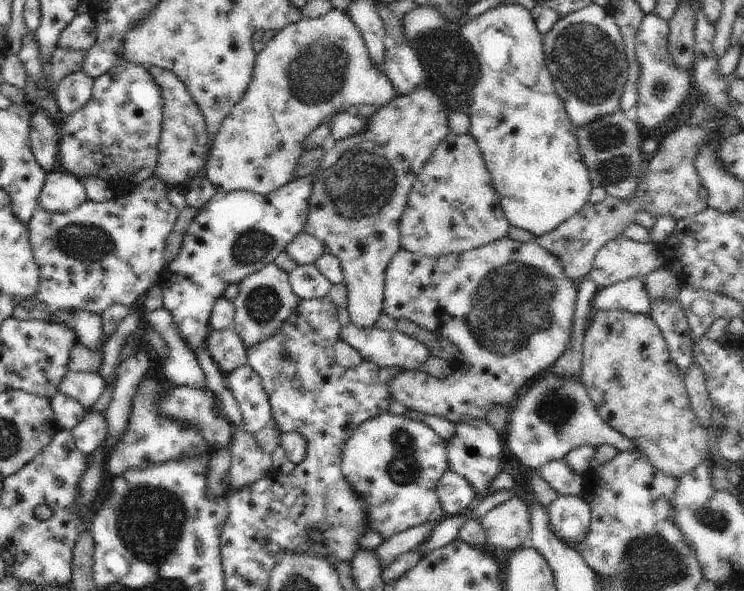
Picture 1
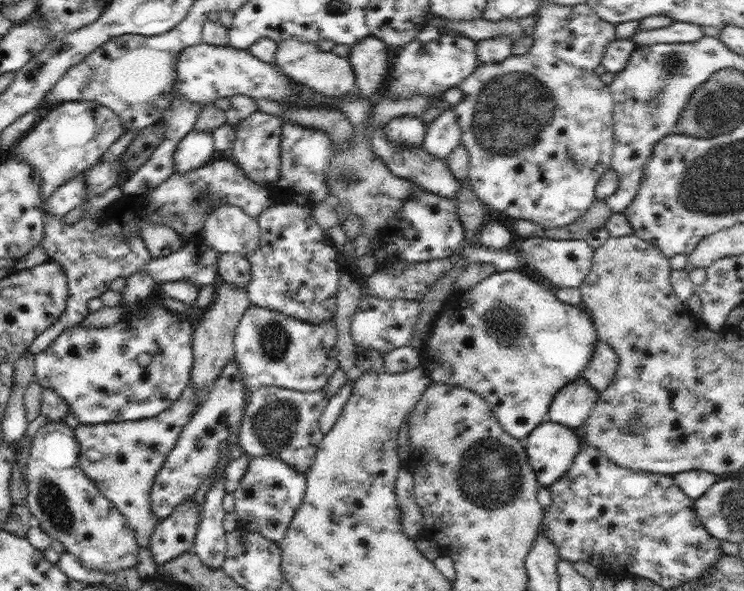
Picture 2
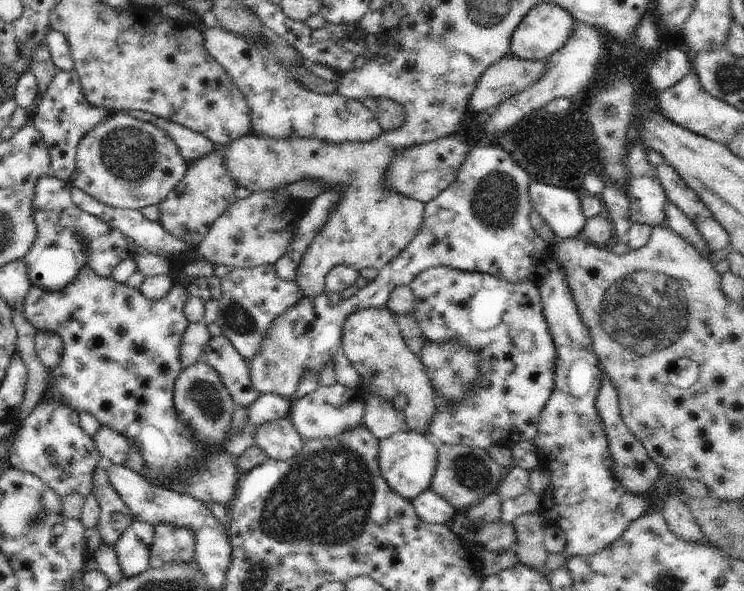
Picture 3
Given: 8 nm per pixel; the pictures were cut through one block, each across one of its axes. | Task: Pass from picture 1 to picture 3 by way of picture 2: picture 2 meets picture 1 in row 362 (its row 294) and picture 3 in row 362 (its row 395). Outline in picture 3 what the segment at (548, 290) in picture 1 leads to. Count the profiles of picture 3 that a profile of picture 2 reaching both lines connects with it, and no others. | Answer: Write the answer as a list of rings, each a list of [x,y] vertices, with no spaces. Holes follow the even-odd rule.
[[[435,266],[426,269],[409,282],[416,296],[414,316],[424,336],[432,342],[458,342],[480,358],[478,380],[470,386],[470,394],[462,398],[460,404],[438,404],[428,426],[429,437],[436,443],[464,445],[488,451],[490,446],[530,442],[536,438],[541,412],[554,388],[554,366],[556,366],[556,346],[550,336],[541,292],[531,280],[520,284],[510,284],[498,280],[490,274],[462,272],[447,266]]]

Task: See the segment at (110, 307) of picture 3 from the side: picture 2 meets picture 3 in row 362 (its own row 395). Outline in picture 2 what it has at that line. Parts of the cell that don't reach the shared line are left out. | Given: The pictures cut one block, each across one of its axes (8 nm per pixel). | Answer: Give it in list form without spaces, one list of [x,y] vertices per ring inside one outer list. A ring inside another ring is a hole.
[[[164,305],[148,306],[149,315],[123,318],[118,324],[110,327],[88,328],[74,325],[62,331],[46,350],[35,354],[37,383],[59,394],[68,403],[69,410],[78,417],[80,424],[92,426],[157,417],[168,410],[191,383],[193,322]]]

